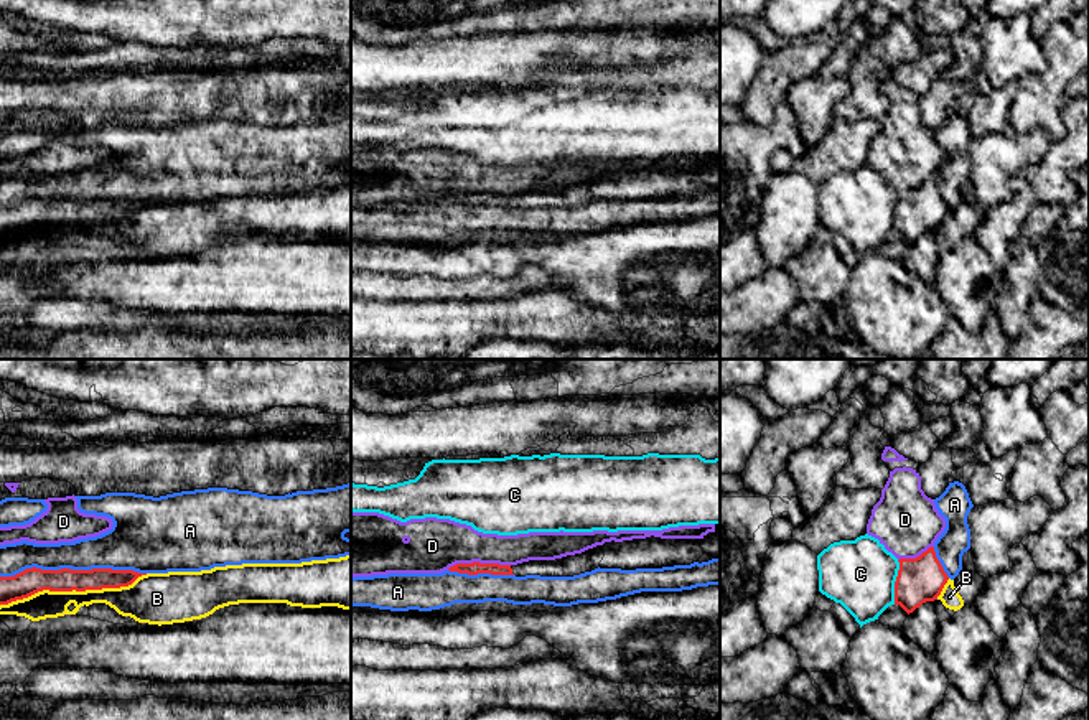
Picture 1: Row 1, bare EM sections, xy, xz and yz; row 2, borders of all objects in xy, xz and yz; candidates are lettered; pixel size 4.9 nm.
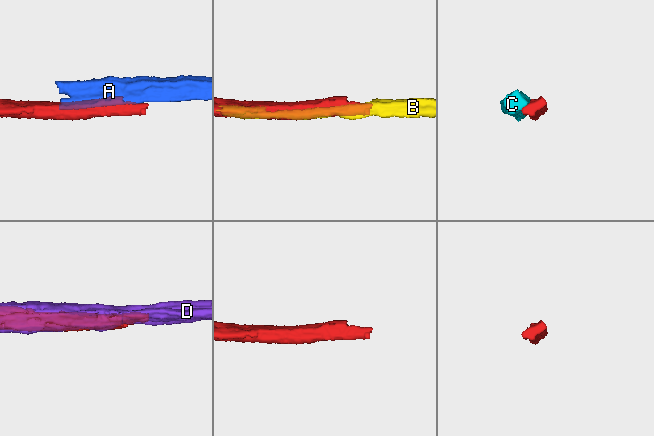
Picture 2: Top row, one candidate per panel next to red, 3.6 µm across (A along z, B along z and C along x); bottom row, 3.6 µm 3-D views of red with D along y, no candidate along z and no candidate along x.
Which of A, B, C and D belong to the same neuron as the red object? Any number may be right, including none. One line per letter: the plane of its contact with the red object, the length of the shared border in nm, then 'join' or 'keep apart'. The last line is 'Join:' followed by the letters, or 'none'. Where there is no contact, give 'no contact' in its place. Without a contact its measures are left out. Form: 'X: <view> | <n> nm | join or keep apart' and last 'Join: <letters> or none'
A: xy | 700 nm | keep apart
B: xy | 750 nm | keep apart
C: yz | 220 nm | keep apart
D: xz | 320 nm | keep apart
Join: none

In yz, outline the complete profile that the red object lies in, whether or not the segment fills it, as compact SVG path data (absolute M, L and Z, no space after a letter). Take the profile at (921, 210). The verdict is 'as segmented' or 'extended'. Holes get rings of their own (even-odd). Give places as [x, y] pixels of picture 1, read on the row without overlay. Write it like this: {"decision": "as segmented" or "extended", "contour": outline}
{"decision": "as segmented", "contour": "M934 178L916 189L900 189L898 193L895 236L909 245L923 234L937 231L949 208L936 188Z"}

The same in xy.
{"decision": "as segmented", "contour": "M26 199L13 208L0 208L0 236L8 236L16 231L28 229L38 222L86 222L86 221L102 221L102 219L120 219L132 216L138 208L147 204L138 204L133 201L112 201L112 199L92 199L92 201L41 201Z"}

